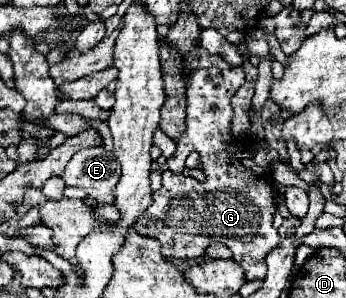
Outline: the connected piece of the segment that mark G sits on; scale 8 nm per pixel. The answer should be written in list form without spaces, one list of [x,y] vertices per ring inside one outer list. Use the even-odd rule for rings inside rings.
[[[202,46],[194,48],[186,54],[186,70],[188,70],[188,86],[186,86],[186,130],[177,141],[176,153],[166,160],[169,170],[162,174],[162,188],[154,192],[154,202],[146,210],[146,214],[158,214],[158,220],[150,220],[148,224],[160,226],[160,244],[162,244],[162,256],[166,258],[178,258],[178,260],[198,260],[204,256],[204,250],[212,246],[214,242],[226,244],[232,251],[232,259],[240,264],[246,272],[246,280],[264,280],[266,276],[266,254],[274,250],[280,244],[280,234],[272,226],[272,218],[276,212],[276,196],[274,196],[274,180],[272,172],[260,168],[252,160],[254,148],[250,146],[250,138],[234,138],[232,136],[232,104],[230,98],[236,94],[236,90],[244,84],[244,68],[230,66],[224,58],[218,54],[208,54]],[[195,151],[200,156],[202,172],[206,174],[204,182],[198,182],[194,178],[182,176],[185,161],[189,152]]]

